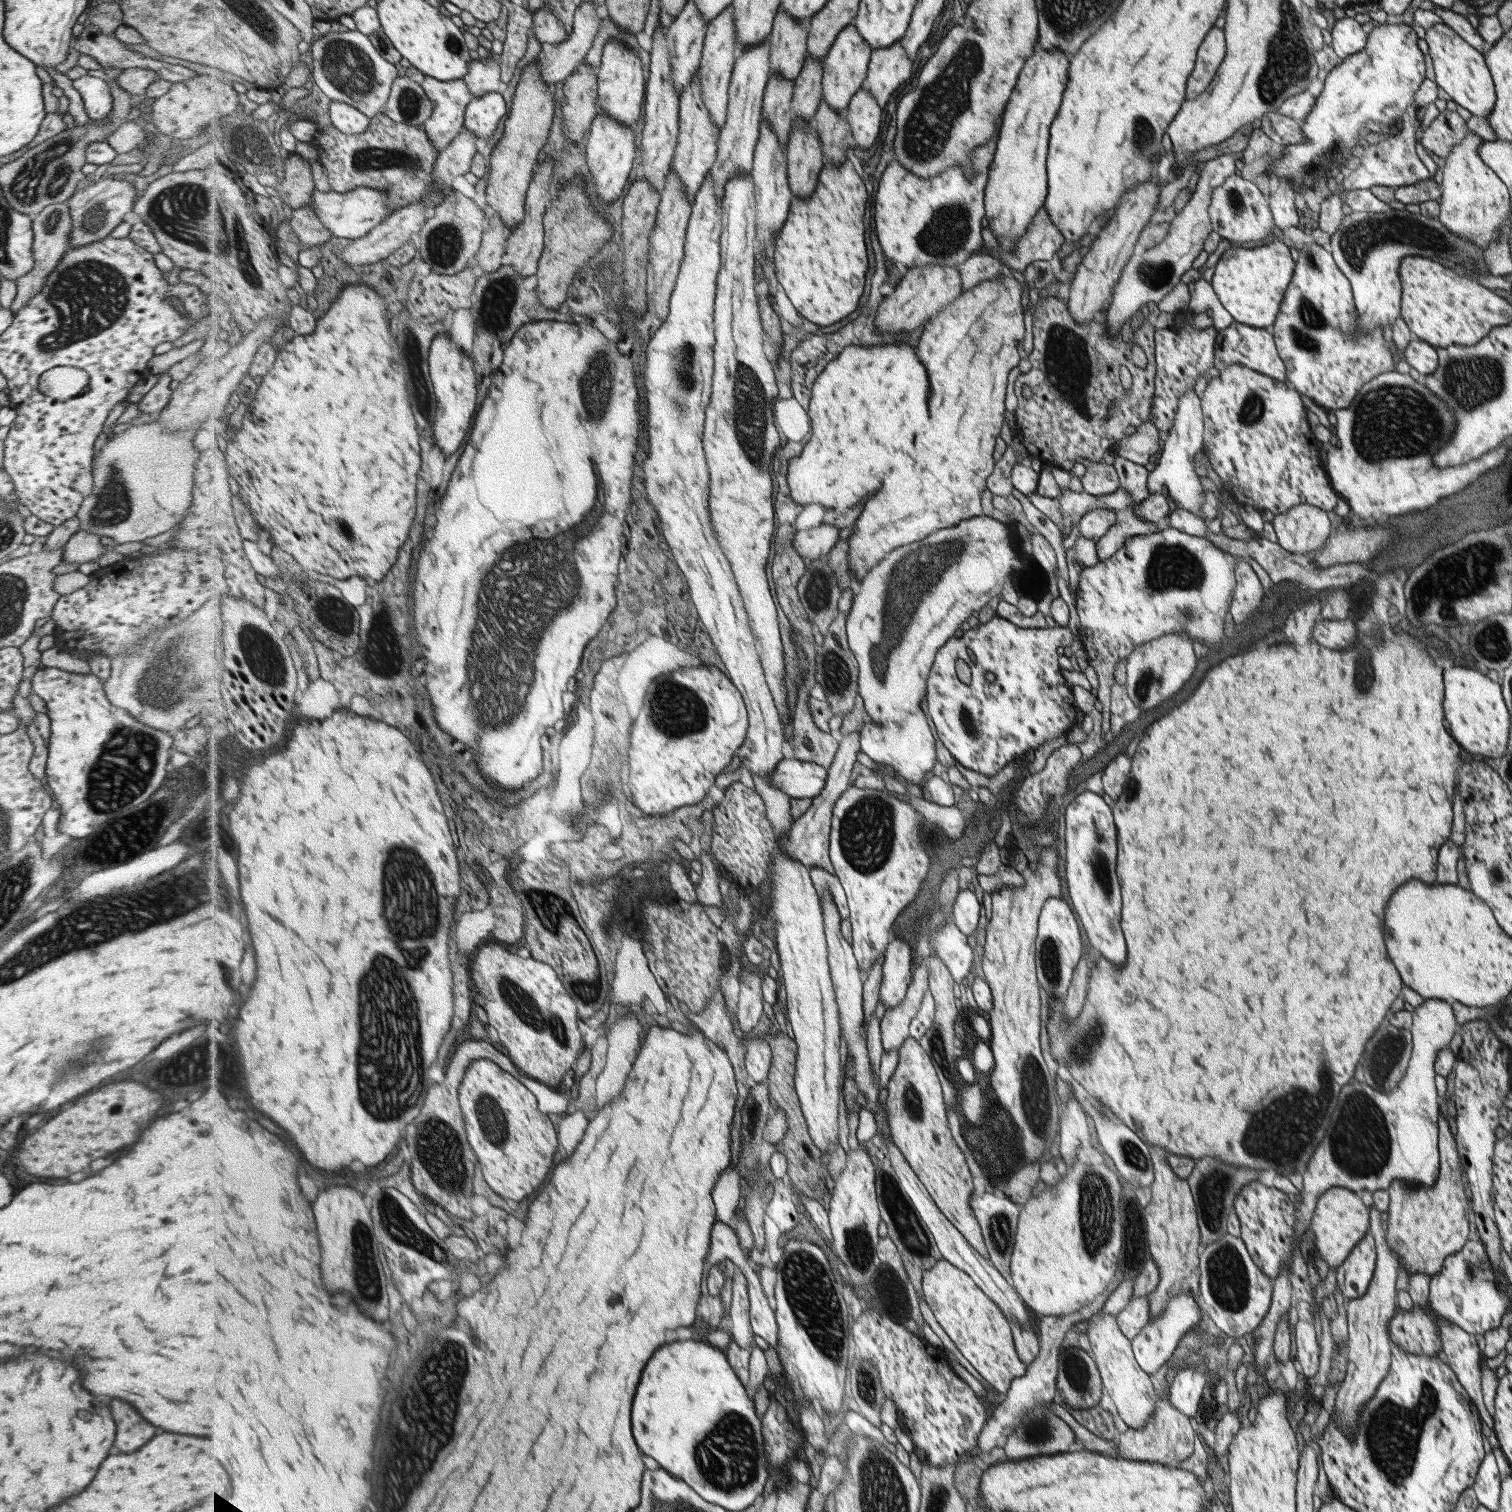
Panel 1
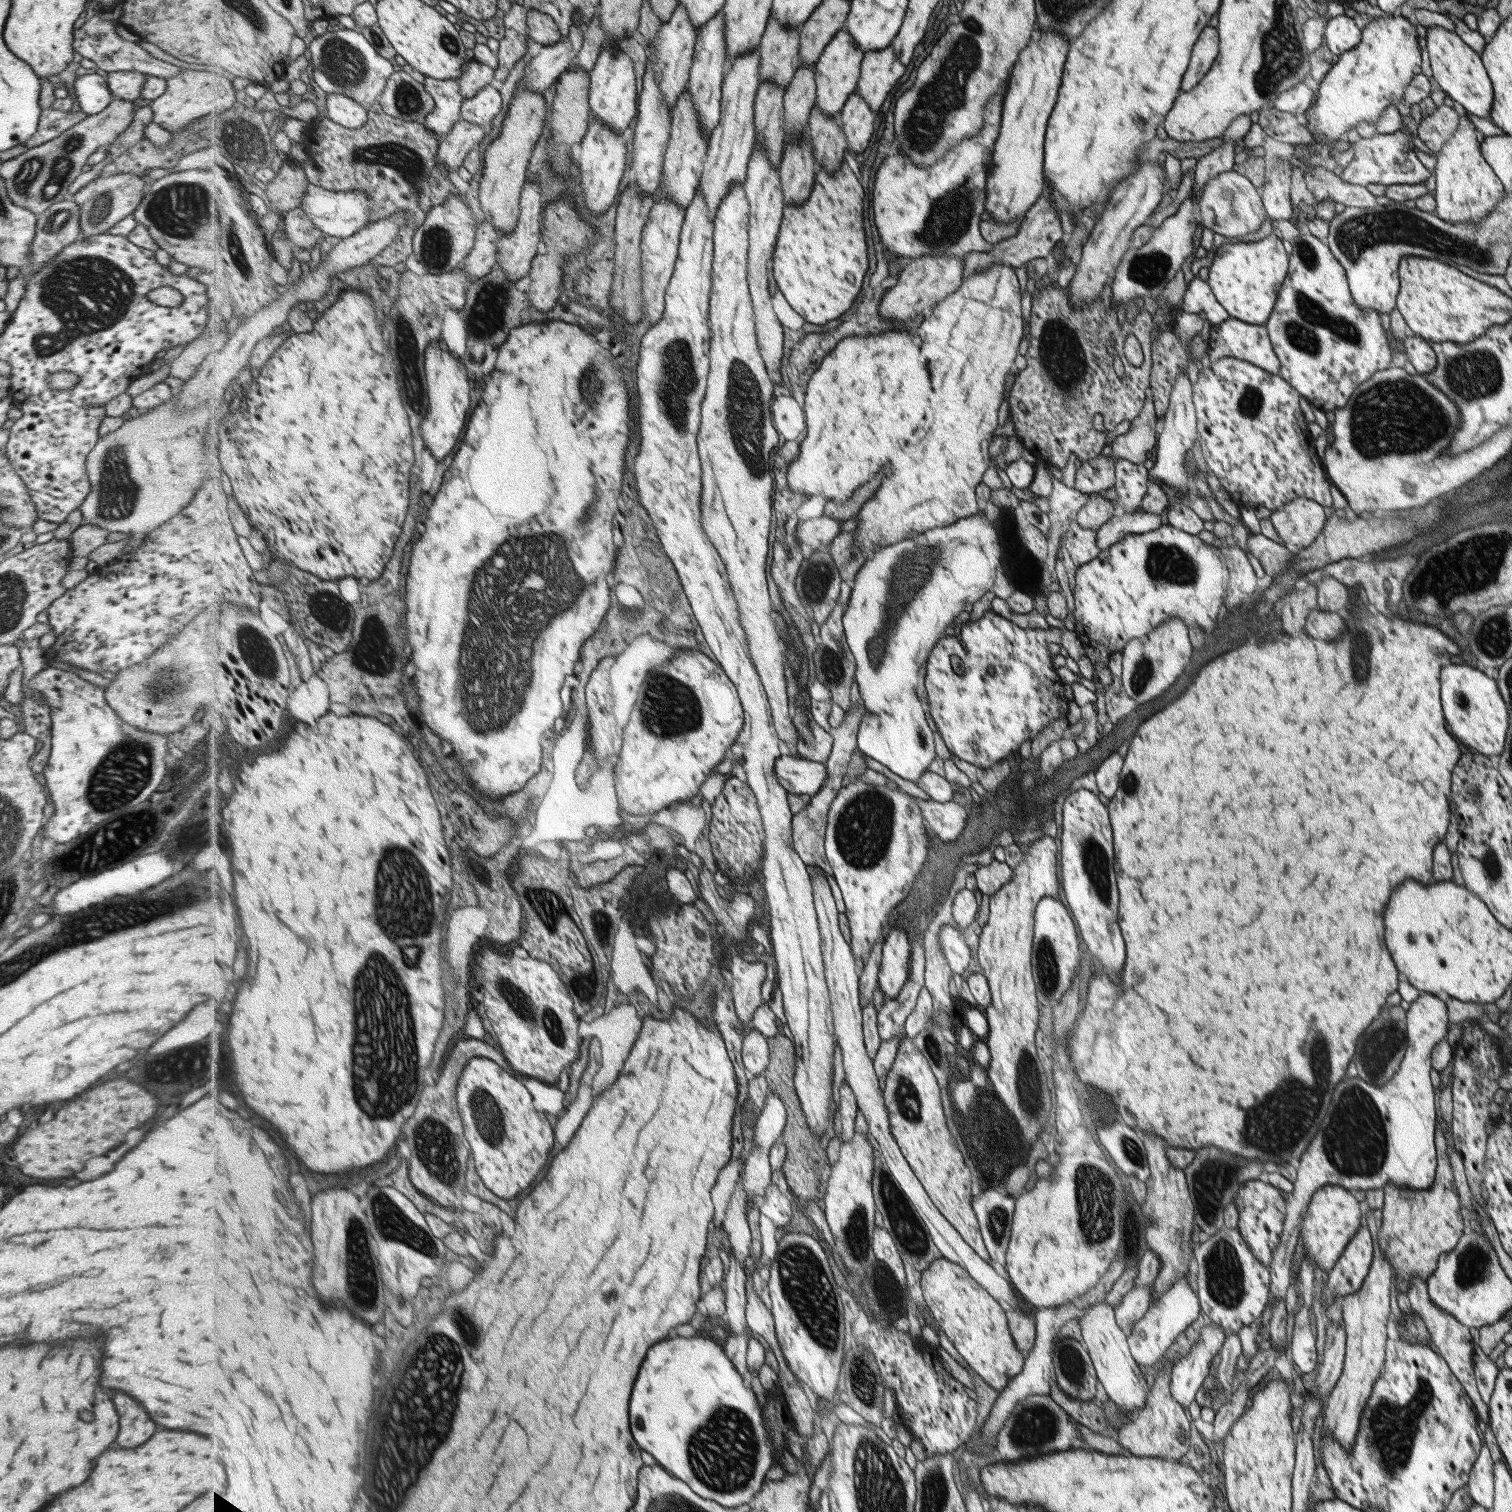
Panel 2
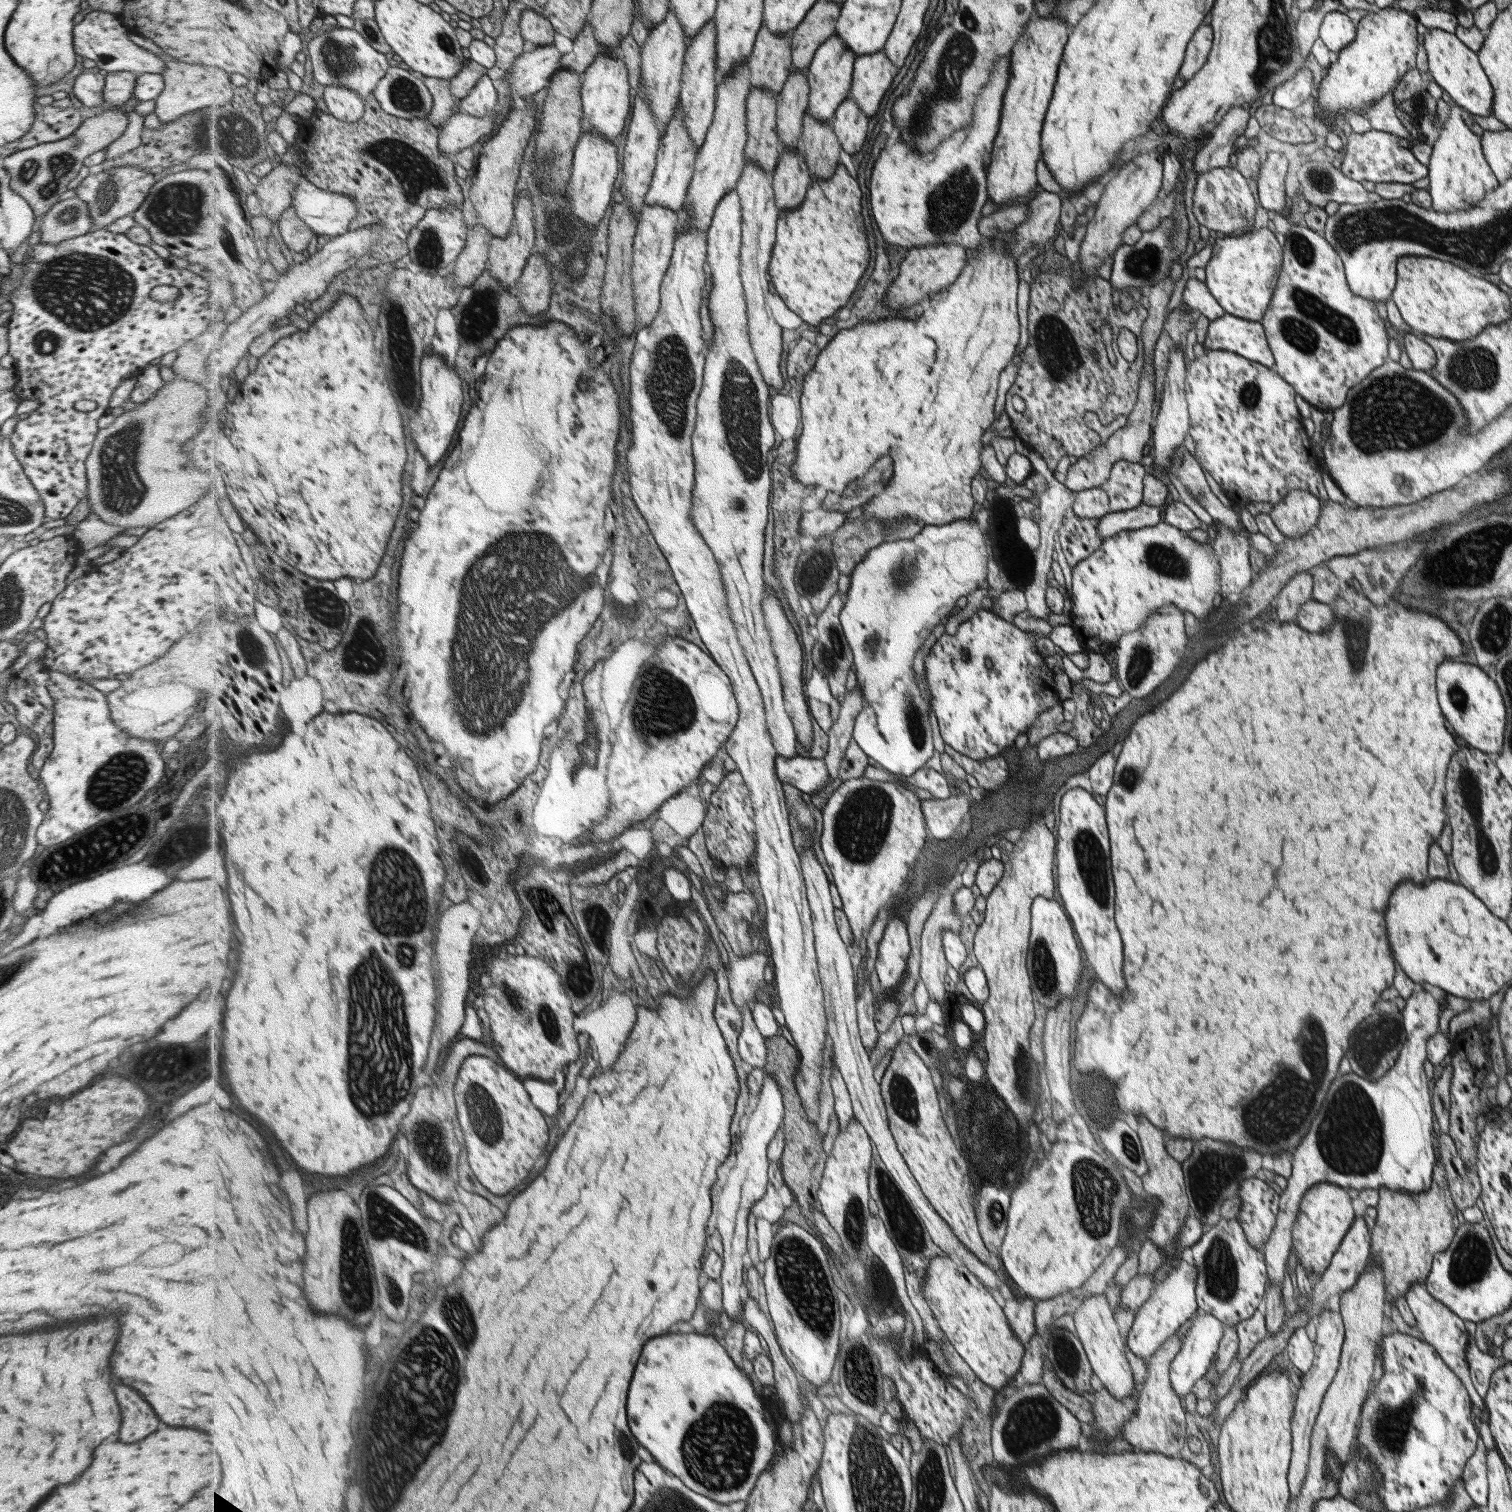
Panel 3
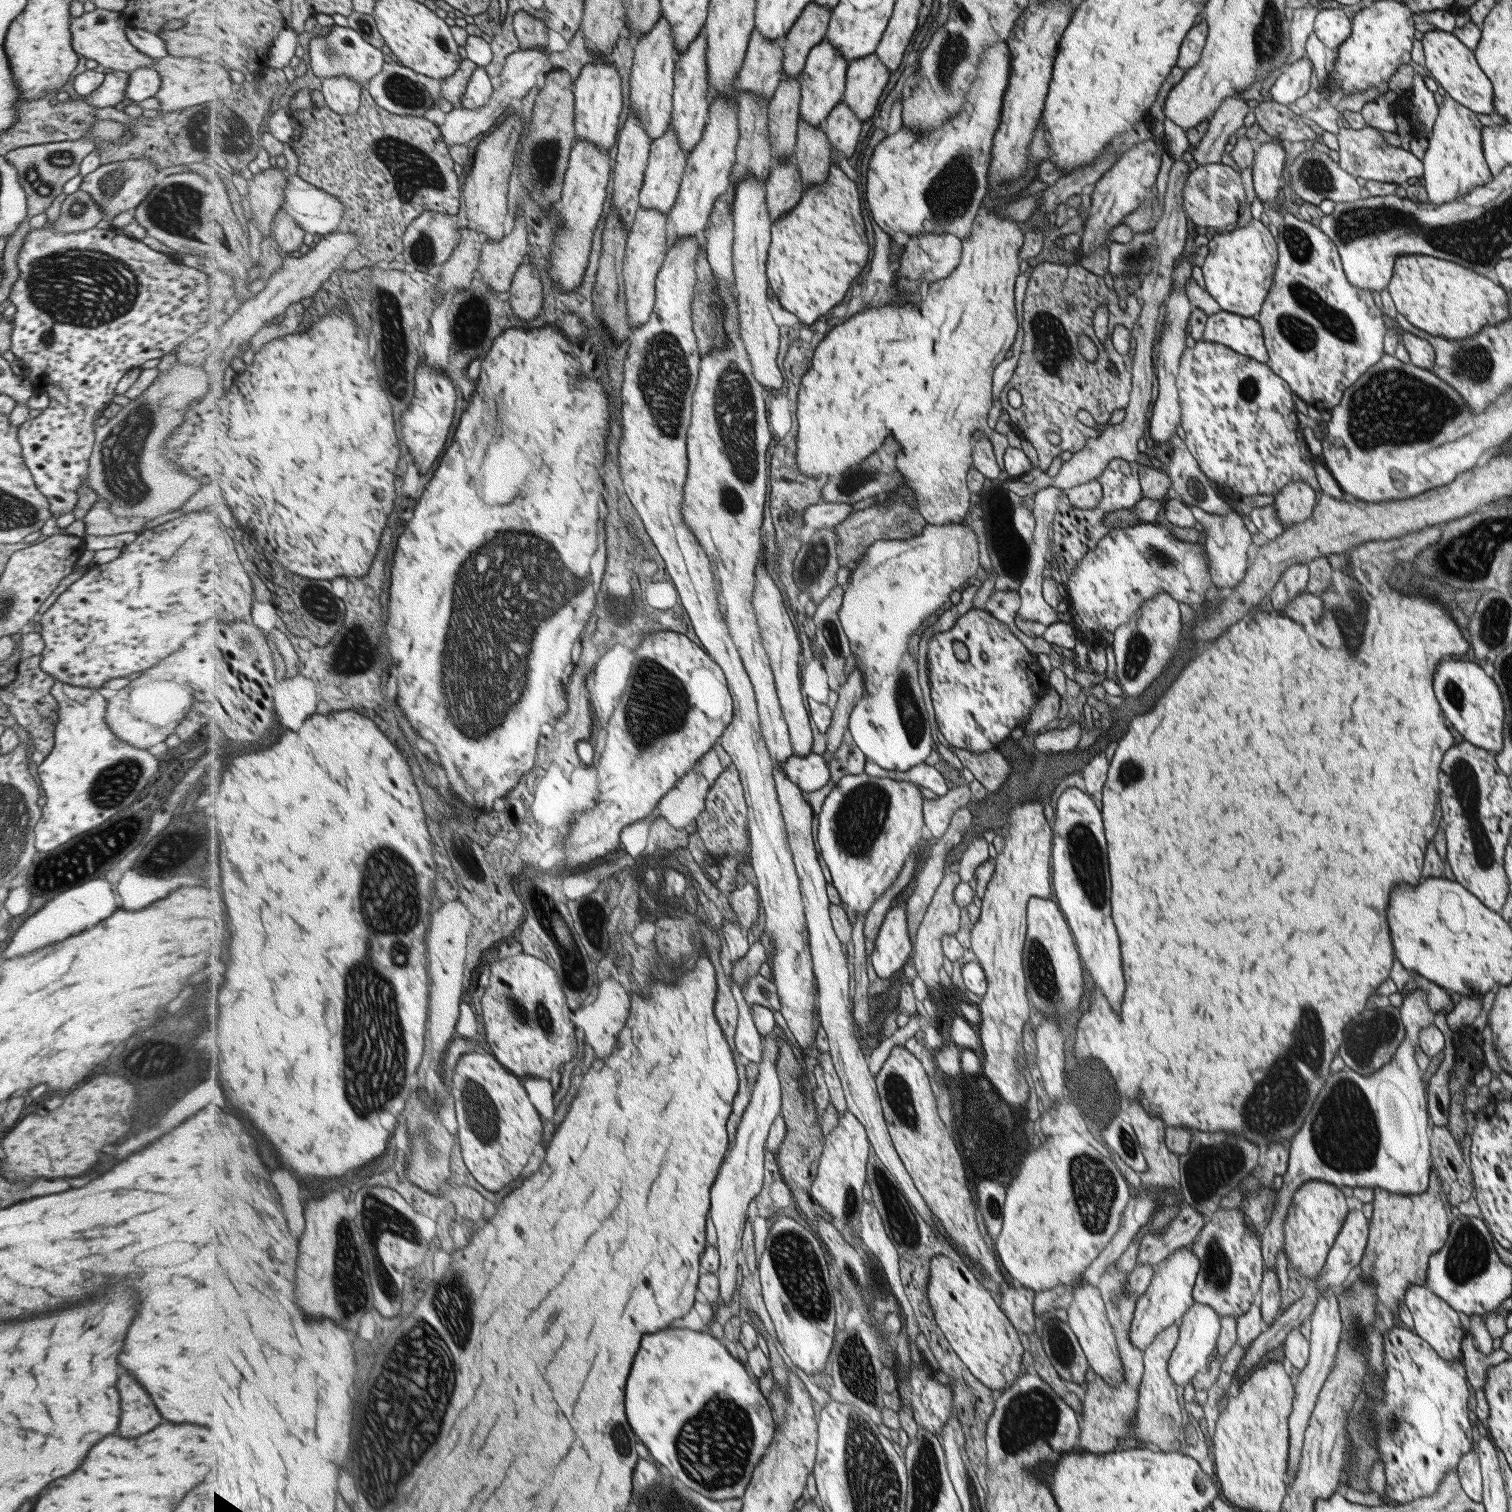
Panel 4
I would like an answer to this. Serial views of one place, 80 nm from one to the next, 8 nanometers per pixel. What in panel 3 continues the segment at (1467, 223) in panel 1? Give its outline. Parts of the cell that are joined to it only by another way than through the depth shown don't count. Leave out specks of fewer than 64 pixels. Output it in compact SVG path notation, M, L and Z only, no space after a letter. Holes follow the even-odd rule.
M1449 100L1450 111L1447 120L1440 128L1439 136L1432 144L1427 178L1427 192L1431 200L1431 209L1441 213L1451 213L1453 210L1471 209L1485 197L1485 194L1496 190L1499 185L1489 166L1485 164L1479 148L1482 128L1476 117L1469 111L1453 104Z

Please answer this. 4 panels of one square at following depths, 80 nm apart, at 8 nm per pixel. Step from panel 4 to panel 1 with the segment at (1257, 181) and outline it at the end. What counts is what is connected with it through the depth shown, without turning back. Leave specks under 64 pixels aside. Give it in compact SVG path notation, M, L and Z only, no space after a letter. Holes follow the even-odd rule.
M1278 179L1273 194L1267 195L1269 212L1273 218L1273 224L1281 231L1287 227L1298 227L1299 216L1295 211L1297 207L1293 204L1294 192L1288 180Z

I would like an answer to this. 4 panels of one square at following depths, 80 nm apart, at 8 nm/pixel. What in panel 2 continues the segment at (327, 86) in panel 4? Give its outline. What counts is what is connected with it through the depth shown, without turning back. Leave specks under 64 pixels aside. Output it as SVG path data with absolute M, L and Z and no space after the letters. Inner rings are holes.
M344 94L328 95L328 117L347 128L361 128L368 121L368 110Z

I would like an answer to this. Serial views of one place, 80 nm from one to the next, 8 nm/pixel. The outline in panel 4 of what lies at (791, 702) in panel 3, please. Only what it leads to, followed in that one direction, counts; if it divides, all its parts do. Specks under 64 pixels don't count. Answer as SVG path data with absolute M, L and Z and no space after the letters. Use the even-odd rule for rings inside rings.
M758 564L758 577L756 584L756 594L753 602L757 611L760 627L762 630L762 642L765 645L771 659L771 668L775 674L775 686L777 686L777 696L781 700L784 715L789 725L789 734L794 746L794 754L806 757L813 753L813 726L811 726L811 714L808 709L807 698L801 694L801 640L795 630L793 620L789 618L787 606L783 592L777 588L775 580L769 576L769 570L766 566Z

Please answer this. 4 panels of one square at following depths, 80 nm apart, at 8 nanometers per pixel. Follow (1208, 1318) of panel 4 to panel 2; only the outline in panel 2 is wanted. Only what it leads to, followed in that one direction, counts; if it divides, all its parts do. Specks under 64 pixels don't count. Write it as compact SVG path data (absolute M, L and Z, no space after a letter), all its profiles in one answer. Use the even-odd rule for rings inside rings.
M1214 1321L1201 1327L1195 1343L1183 1359L1179 1359L1170 1369L1170 1395L1182 1406L1187 1407L1195 1398L1201 1383L1209 1372L1209 1362L1223 1344L1225 1334Z

